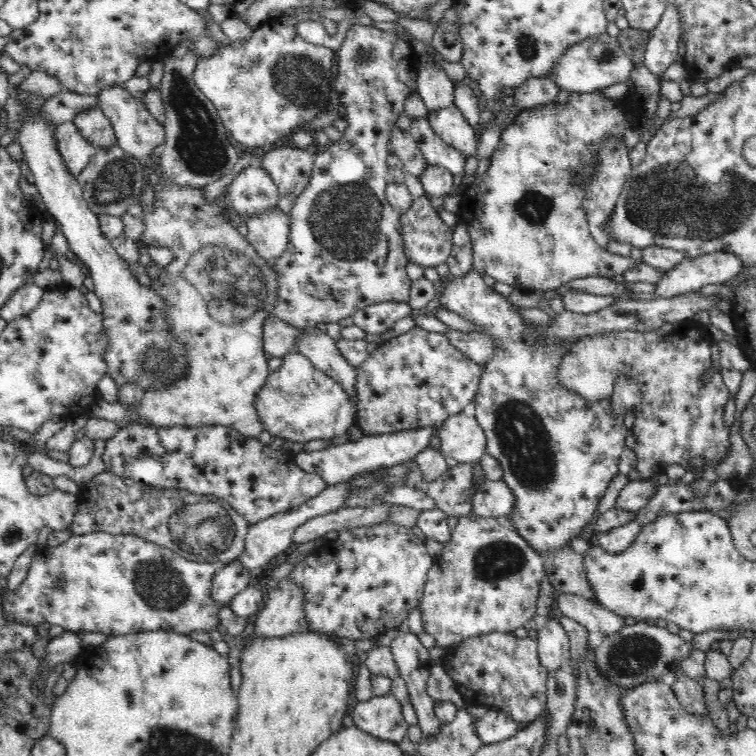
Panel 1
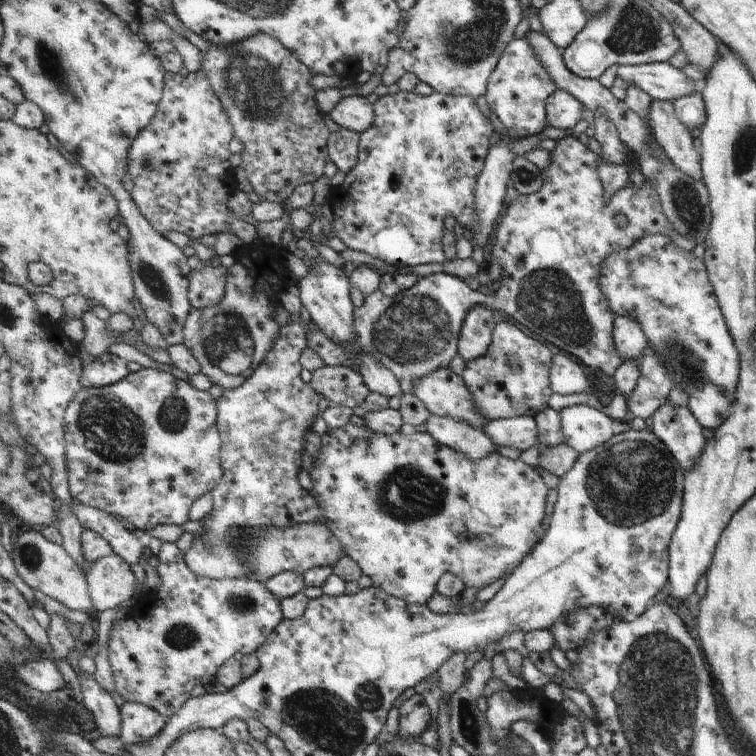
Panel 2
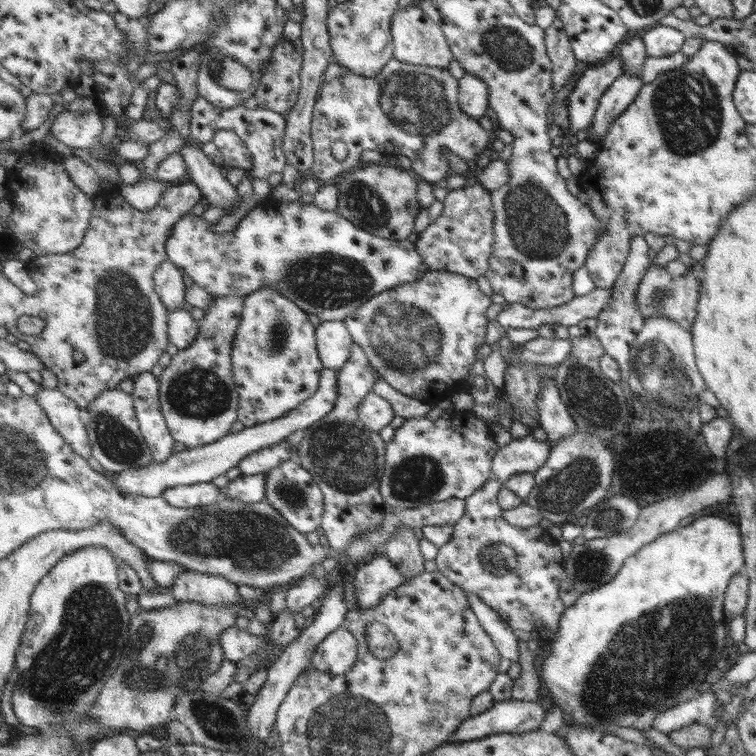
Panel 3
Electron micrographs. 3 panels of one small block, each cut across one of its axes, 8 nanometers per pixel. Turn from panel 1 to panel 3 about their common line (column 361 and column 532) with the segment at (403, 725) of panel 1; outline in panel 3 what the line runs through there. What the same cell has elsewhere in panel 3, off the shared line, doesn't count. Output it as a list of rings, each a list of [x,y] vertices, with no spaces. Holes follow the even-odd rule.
[[[493,702],[489,710],[467,718],[449,742],[475,742],[489,734],[523,734],[537,728],[551,728],[551,722],[537,702]]]

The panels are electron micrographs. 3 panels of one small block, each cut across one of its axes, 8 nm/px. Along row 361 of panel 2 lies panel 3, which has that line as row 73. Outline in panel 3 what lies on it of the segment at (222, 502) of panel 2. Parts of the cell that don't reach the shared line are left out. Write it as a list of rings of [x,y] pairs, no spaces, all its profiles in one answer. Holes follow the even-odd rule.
[[[289,40],[281,42],[277,54],[273,54],[273,62],[265,66],[265,78],[255,92],[259,108],[283,114],[297,106],[303,88],[303,62],[299,44],[291,44]]]

